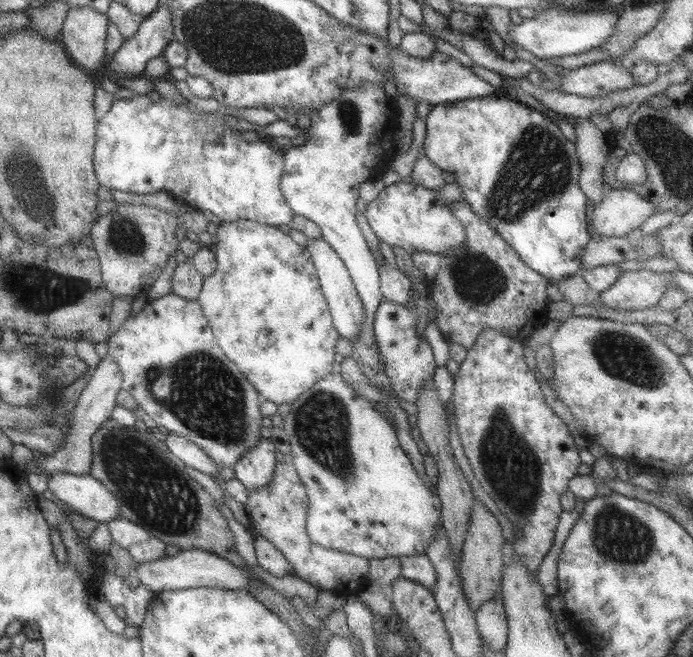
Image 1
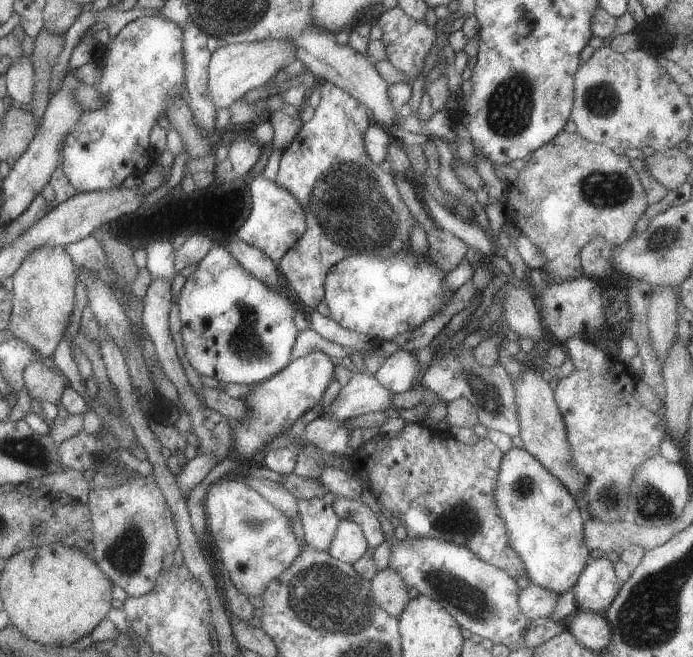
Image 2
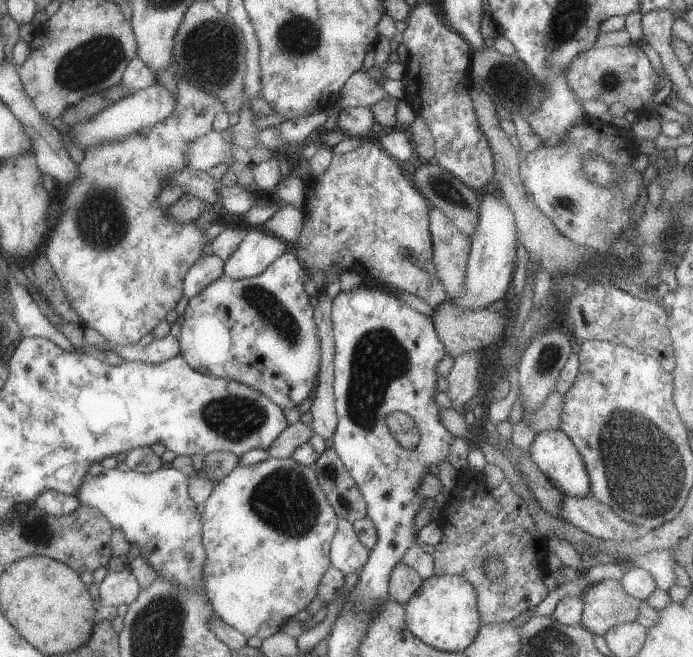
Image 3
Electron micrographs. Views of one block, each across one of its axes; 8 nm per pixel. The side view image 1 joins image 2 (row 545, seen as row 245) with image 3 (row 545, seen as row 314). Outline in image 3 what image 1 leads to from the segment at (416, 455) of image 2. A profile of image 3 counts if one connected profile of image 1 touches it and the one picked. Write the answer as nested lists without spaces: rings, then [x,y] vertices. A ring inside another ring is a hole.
[[[467,469],[457,472],[455,484],[456,487],[451,490],[449,500],[447,500],[445,524],[441,524],[441,528],[443,528],[442,538],[434,546],[435,548],[431,553],[434,576],[457,575],[471,584],[475,590],[476,606],[481,625],[511,622],[513,618],[522,617],[525,612],[533,606],[537,606],[548,596],[548,590],[543,584],[543,578],[548,572],[546,564],[548,539],[536,530],[523,498],[515,494],[507,478],[504,478],[497,488],[490,488],[484,482],[483,474]],[[469,480],[473,480],[477,488],[473,488],[469,484]],[[489,558],[501,560],[503,576],[499,576],[499,578],[485,576],[483,564]]]

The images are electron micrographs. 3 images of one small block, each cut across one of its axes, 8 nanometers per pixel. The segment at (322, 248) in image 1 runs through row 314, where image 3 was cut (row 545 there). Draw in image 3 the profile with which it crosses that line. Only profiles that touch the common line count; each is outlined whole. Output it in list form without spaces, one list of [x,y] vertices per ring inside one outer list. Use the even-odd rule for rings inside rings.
[[[338,519],[336,532],[330,543],[331,567],[339,570],[343,575],[351,574],[357,570],[361,571],[367,562],[369,552],[357,539],[352,524]]]

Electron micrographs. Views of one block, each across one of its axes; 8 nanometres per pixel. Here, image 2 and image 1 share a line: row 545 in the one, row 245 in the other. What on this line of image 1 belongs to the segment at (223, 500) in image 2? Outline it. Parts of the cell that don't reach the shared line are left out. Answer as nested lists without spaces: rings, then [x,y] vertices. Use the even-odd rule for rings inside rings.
[[[247,219],[221,222],[213,236],[217,237],[217,243],[211,246],[215,254],[216,267],[209,276],[204,277],[200,293],[196,299],[196,302],[199,303],[201,313],[208,322],[208,326],[212,331],[215,342],[217,342],[218,348],[224,352],[225,356],[234,366],[237,366],[237,369],[243,374],[243,377],[247,378],[249,385],[257,390],[257,394],[263,400],[269,400],[273,404],[290,405],[299,394],[303,394],[310,386],[315,385],[317,380],[330,374],[335,362],[339,359],[335,353],[335,344],[339,336],[332,326],[330,311],[328,310],[326,299],[321,292],[309,250],[305,246],[296,244],[289,235],[279,231],[276,227],[267,226]]]

